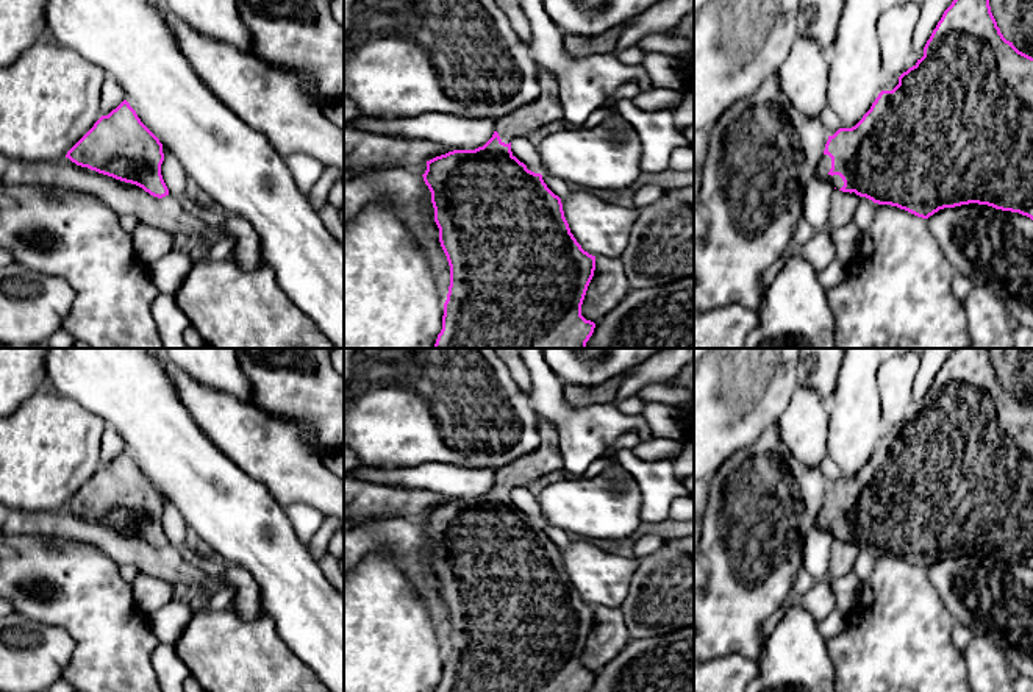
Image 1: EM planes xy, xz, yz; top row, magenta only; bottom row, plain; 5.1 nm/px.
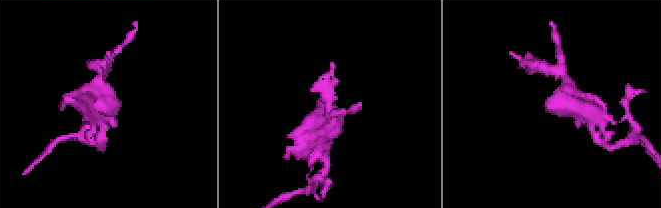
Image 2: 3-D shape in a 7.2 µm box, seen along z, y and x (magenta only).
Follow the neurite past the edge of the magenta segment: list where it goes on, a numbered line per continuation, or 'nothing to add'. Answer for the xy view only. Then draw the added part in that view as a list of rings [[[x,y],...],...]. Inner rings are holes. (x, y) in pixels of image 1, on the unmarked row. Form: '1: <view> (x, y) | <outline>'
nothing to add

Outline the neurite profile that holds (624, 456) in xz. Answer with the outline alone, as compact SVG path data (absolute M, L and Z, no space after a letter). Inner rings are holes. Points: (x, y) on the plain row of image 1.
M616 448L614 459L641 487L642 523L659 523L669 519L672 500L689 497L688 489L674 476L670 459L641 461L631 448Z

